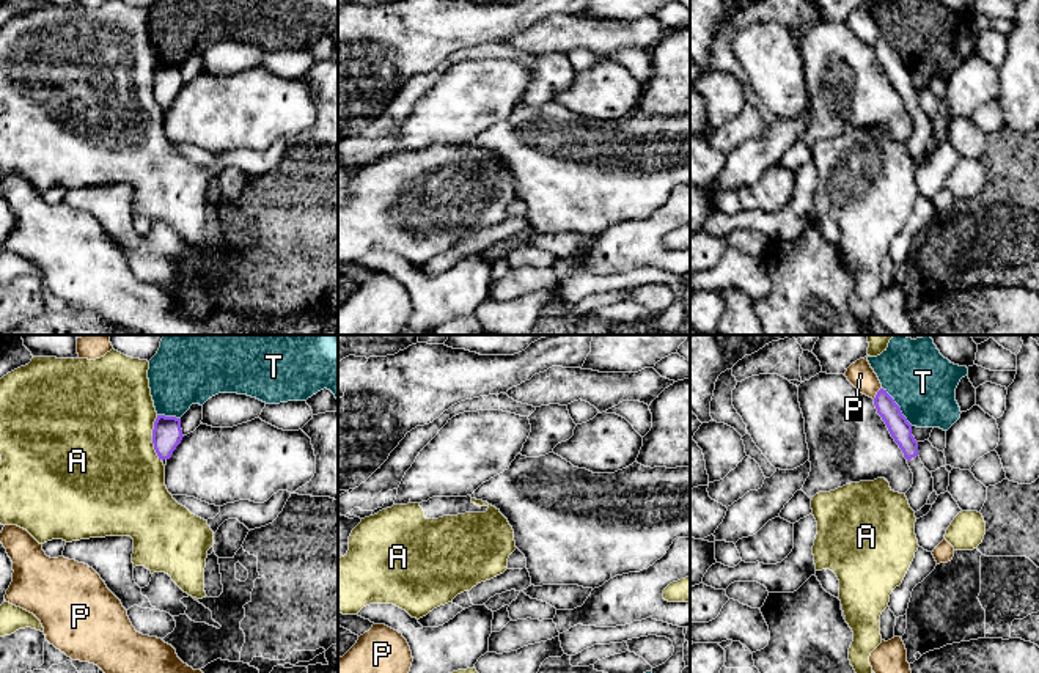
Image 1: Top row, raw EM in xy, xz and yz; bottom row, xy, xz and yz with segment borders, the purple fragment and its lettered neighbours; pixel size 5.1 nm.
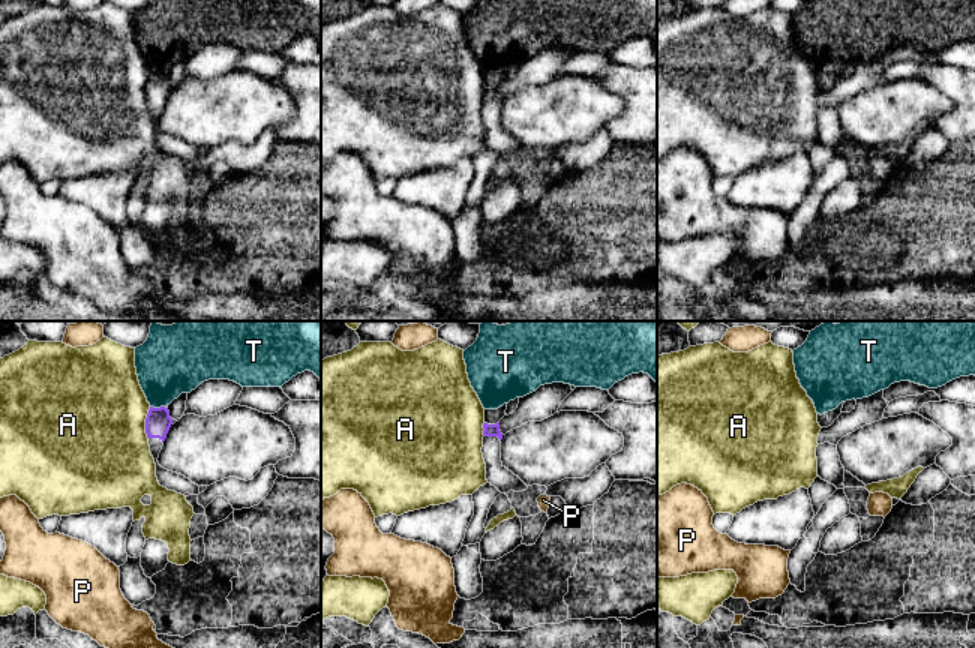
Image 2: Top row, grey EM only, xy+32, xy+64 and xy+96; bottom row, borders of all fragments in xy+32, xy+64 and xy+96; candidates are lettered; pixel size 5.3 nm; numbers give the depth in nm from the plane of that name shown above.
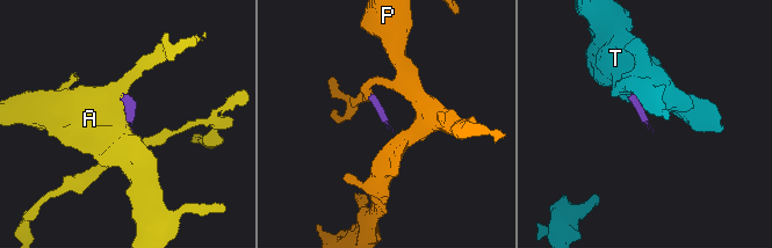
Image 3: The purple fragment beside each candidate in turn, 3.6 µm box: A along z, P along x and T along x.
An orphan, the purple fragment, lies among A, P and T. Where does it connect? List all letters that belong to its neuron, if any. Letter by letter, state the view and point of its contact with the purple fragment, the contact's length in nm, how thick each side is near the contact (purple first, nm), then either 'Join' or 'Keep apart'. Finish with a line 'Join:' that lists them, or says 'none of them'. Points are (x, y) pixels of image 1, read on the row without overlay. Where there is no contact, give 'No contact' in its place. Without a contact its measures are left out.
A: Touches purple at xy (153, 85). Shared border 240 nm. Thickness 160 nm (purple) against 500 nm. Keep apart
P: Touches purple at yz (877, 41). Shared border 80 nm. Thickness 110 nm (purple) against 140 nm. Keep apart
T: Touches purple at yz (898, 54). Shared border 260 nm. Thickness 110 nm (purple) against 340 nm. Keep apart
Join: none of them

